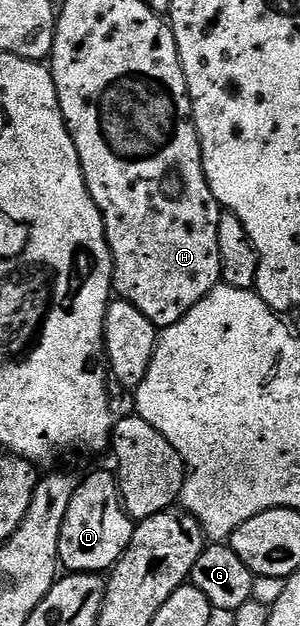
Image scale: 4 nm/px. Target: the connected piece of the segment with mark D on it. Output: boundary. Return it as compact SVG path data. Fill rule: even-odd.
M92 474L70 496L58 540L59 565L74 574L111 571L122 552L126 552L133 529L134 519L121 502L117 479L113 475Z

